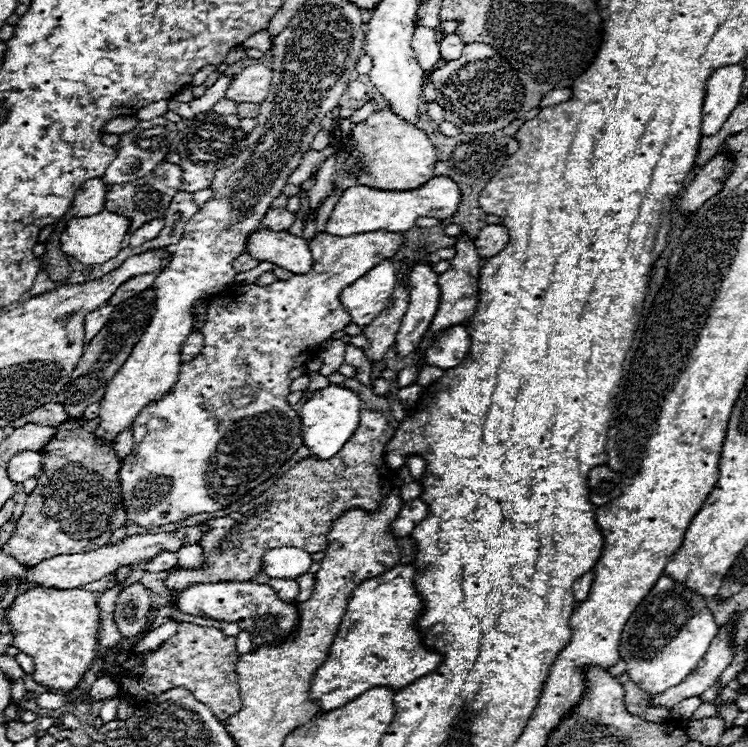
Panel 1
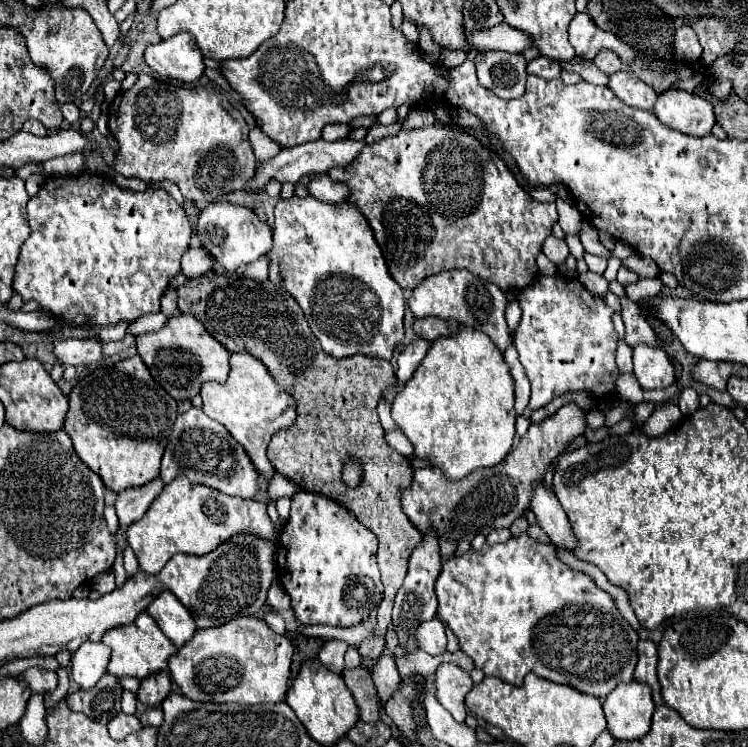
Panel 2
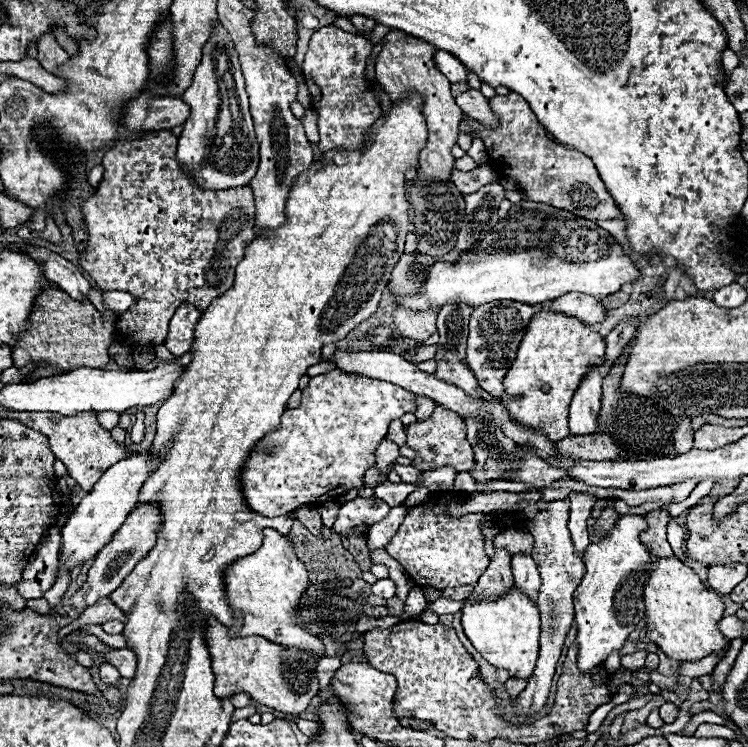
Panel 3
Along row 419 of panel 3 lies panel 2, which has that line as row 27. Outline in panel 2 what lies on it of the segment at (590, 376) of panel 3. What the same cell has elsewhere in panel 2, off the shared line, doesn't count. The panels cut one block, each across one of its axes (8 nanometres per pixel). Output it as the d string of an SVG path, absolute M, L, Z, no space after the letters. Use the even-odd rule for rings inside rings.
M578 12L574 16L568 28L568 34L570 34L570 44L576 50L576 56L582 60L592 60L600 50L608 48L616 52L622 62L630 62L630 64L636 62L636 52L630 46L622 44L614 34L600 30L592 22L592 18L586 16L584 12L582 14Z

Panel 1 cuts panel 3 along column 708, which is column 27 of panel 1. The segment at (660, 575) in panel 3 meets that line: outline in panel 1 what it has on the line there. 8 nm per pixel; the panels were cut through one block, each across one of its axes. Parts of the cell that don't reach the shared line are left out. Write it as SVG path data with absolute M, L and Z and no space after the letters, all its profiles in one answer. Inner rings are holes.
M30 588L20 594L6 610L8 628L14 632L14 646L34 660L32 678L48 688L72 692L96 660L96 632L100 608L92 592L82 588Z

